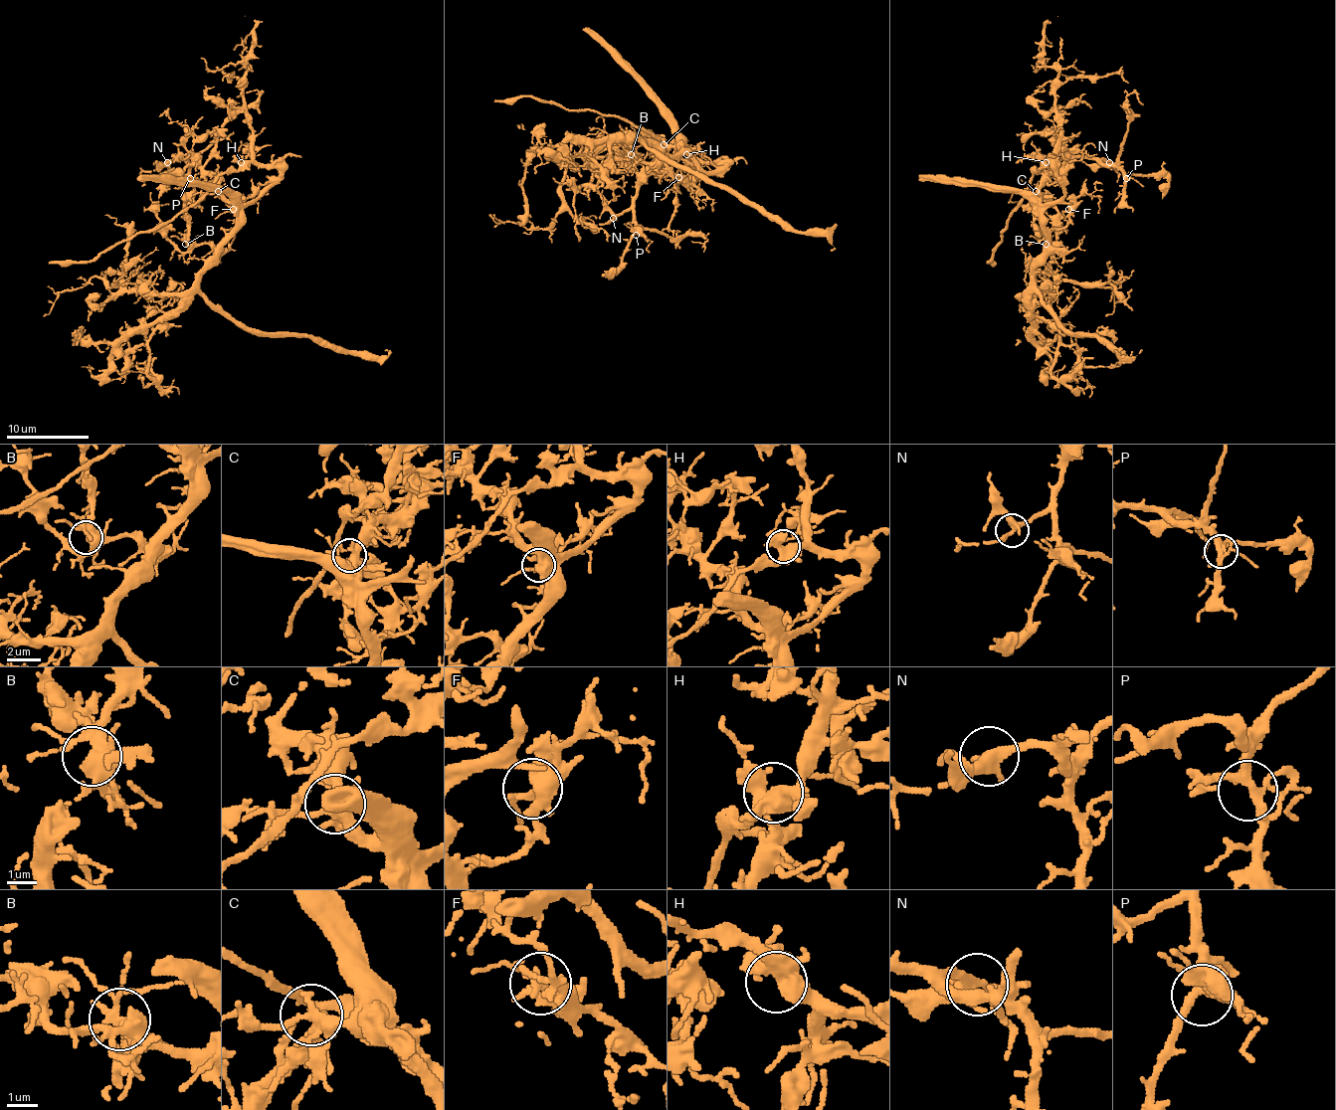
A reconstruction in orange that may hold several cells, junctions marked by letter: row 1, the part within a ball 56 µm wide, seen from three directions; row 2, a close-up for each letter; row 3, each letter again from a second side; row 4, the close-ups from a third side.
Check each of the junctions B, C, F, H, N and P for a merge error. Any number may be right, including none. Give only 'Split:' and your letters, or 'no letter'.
Split: no letter

